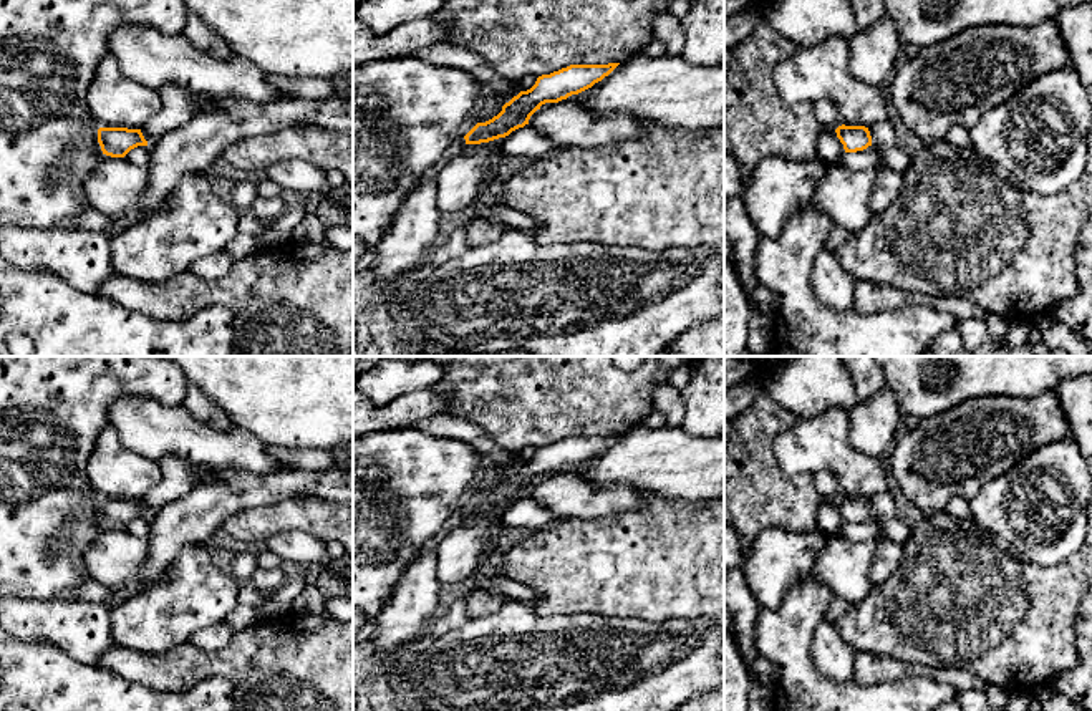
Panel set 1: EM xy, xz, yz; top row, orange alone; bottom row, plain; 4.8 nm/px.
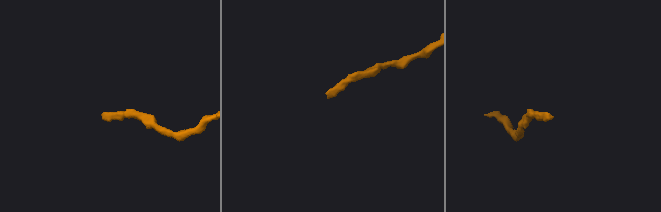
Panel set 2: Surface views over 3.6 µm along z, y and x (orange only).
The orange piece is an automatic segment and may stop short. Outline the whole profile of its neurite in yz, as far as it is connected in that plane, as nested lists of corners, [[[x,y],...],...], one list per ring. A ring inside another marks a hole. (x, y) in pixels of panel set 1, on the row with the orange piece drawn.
[[[838,126],[835,129],[837,138],[843,144],[845,152],[863,151],[872,146],[872,136],[865,126]]]

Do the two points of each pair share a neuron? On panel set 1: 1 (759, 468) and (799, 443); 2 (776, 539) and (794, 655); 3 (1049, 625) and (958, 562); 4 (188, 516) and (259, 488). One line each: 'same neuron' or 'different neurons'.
1: different neurons
2: different neurons
3: same neuron
4: same neuron

